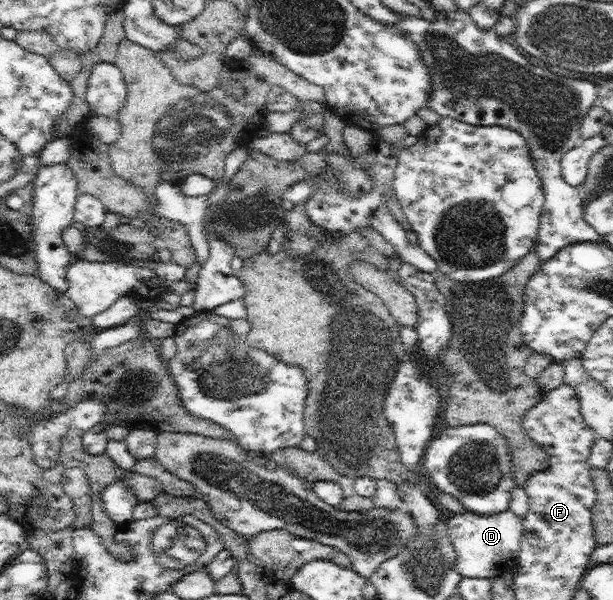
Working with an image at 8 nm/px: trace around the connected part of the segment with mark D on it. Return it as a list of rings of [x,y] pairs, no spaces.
[[[509,508],[504,512],[483,515],[472,511],[448,514],[446,535],[457,554],[455,569],[463,577],[491,578],[514,572],[520,554],[523,520]]]

